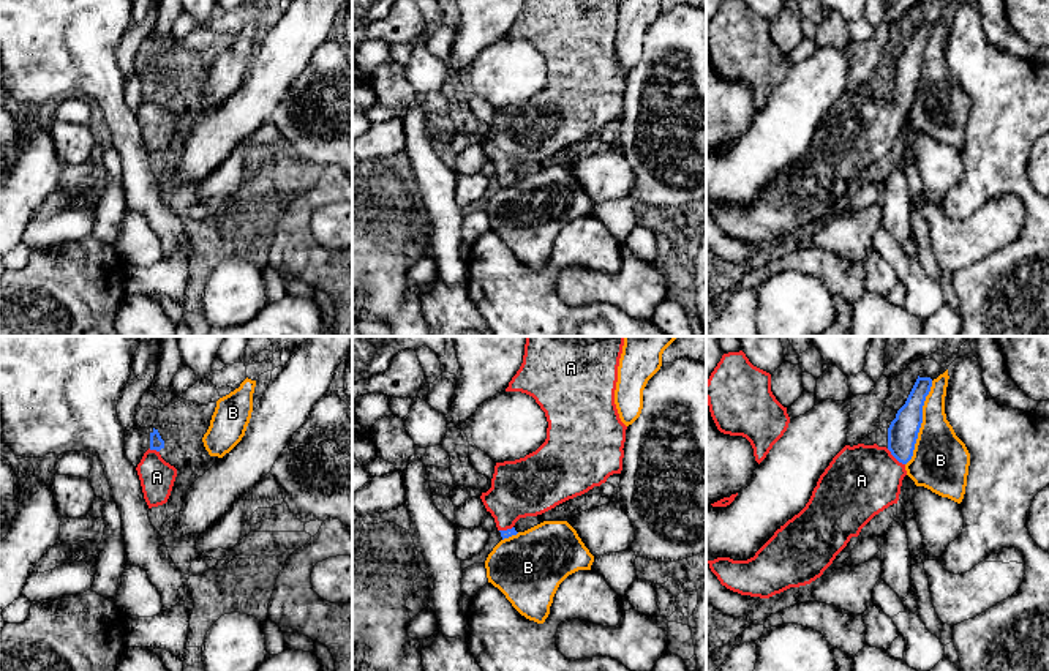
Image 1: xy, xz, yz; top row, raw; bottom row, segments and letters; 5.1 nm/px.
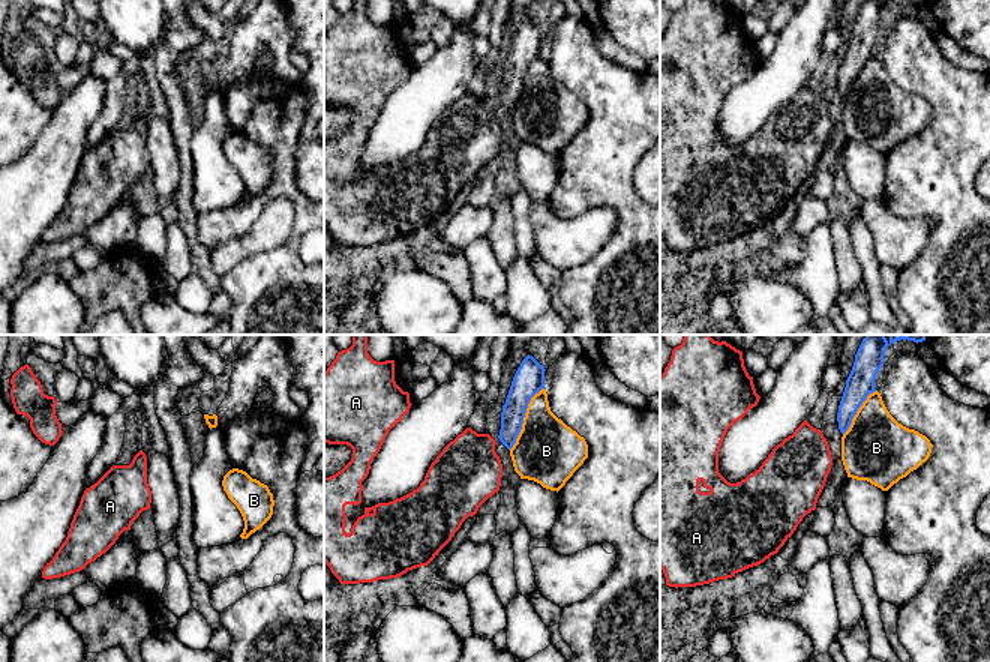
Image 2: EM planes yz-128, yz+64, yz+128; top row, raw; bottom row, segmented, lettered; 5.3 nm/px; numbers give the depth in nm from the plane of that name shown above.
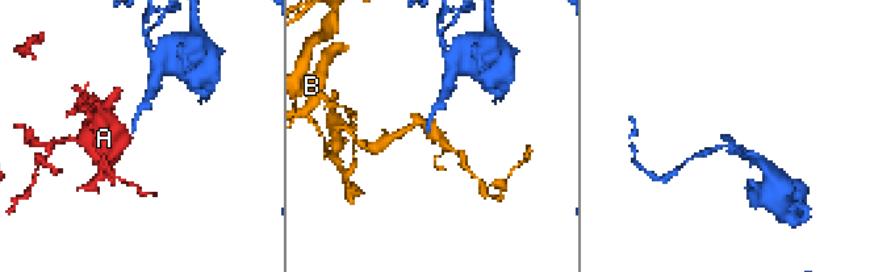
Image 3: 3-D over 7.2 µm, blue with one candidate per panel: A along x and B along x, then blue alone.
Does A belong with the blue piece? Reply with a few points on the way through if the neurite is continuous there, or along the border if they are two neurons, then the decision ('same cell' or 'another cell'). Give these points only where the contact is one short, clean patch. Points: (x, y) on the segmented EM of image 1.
across yz (902, 433), (896, 458), (883, 469), (861, 480) | same cell

